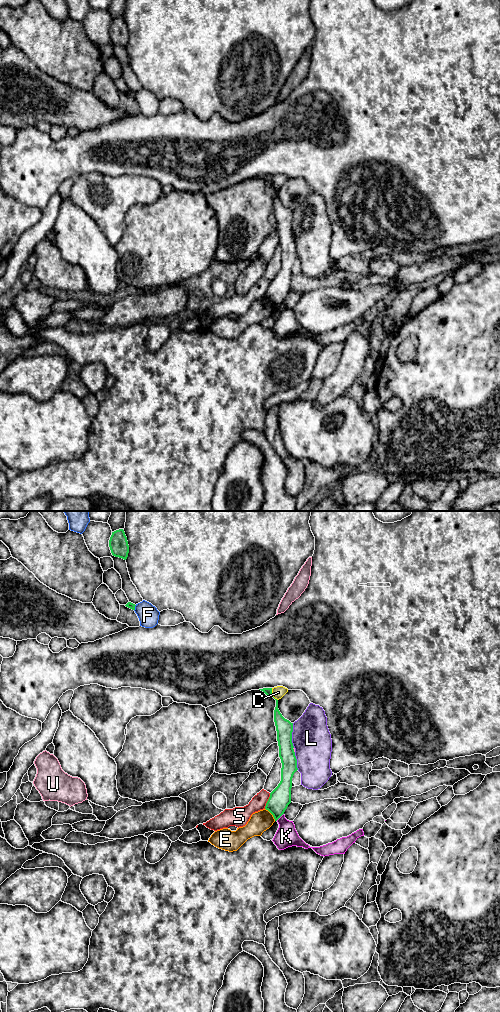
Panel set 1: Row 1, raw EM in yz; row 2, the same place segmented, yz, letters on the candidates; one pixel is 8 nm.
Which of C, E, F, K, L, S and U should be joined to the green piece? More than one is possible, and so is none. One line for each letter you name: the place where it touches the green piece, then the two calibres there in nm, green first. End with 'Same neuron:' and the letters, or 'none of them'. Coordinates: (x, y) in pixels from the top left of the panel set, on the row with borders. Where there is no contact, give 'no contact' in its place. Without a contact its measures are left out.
Same neuron: none of them

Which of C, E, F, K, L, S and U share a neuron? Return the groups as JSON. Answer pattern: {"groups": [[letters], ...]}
{"groups": [["C", "S"], ["E"], ["F"], ["K"], ["L"], ["U"]]}

